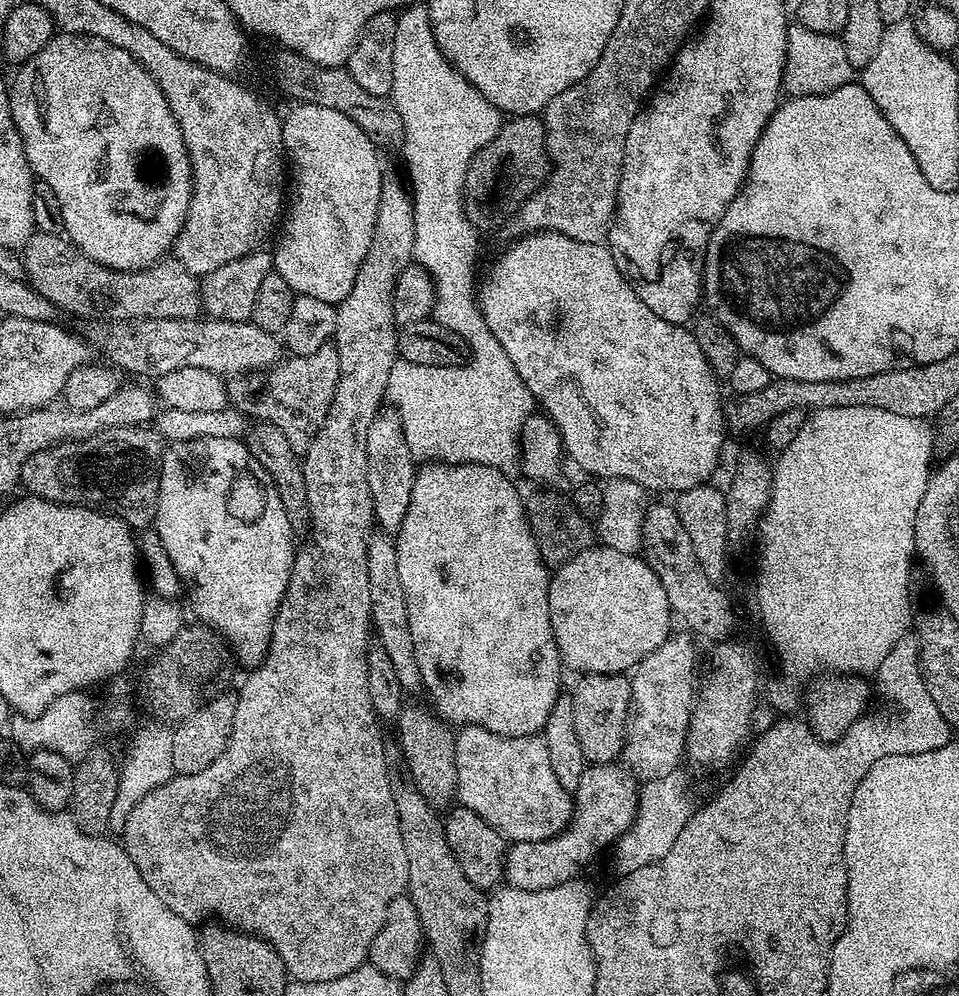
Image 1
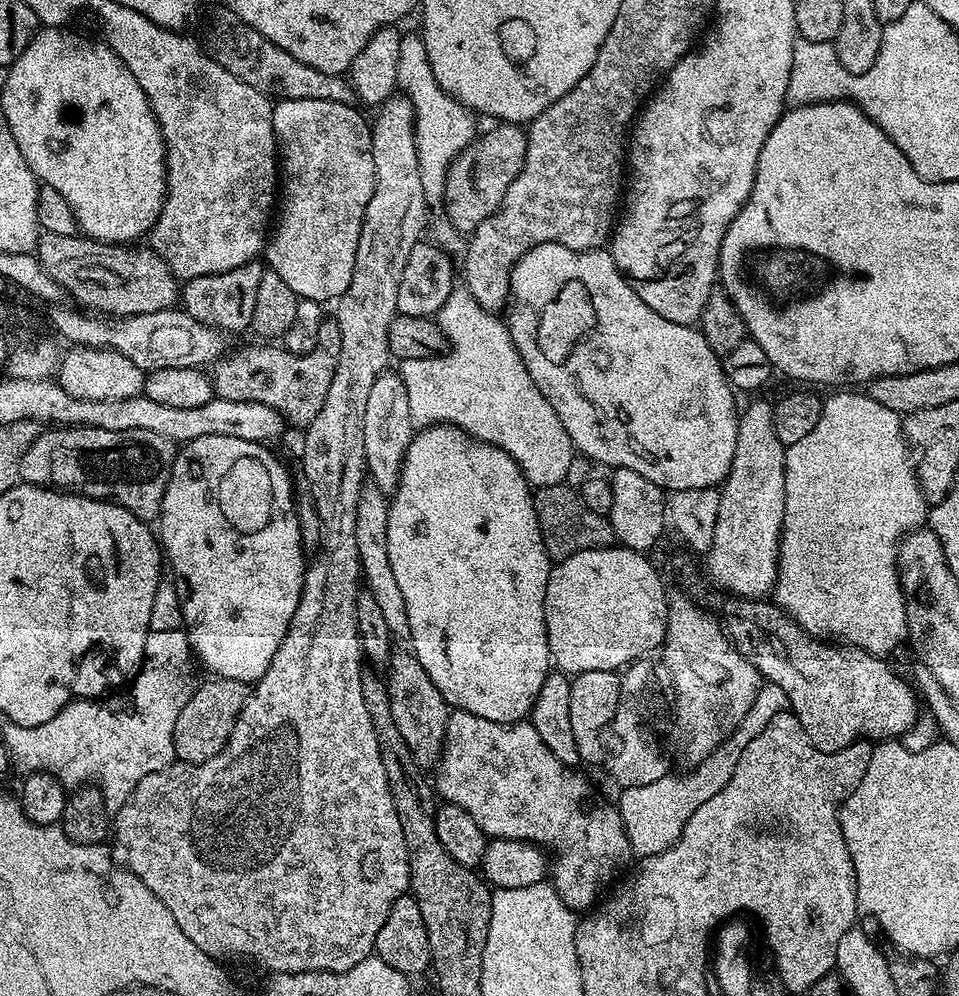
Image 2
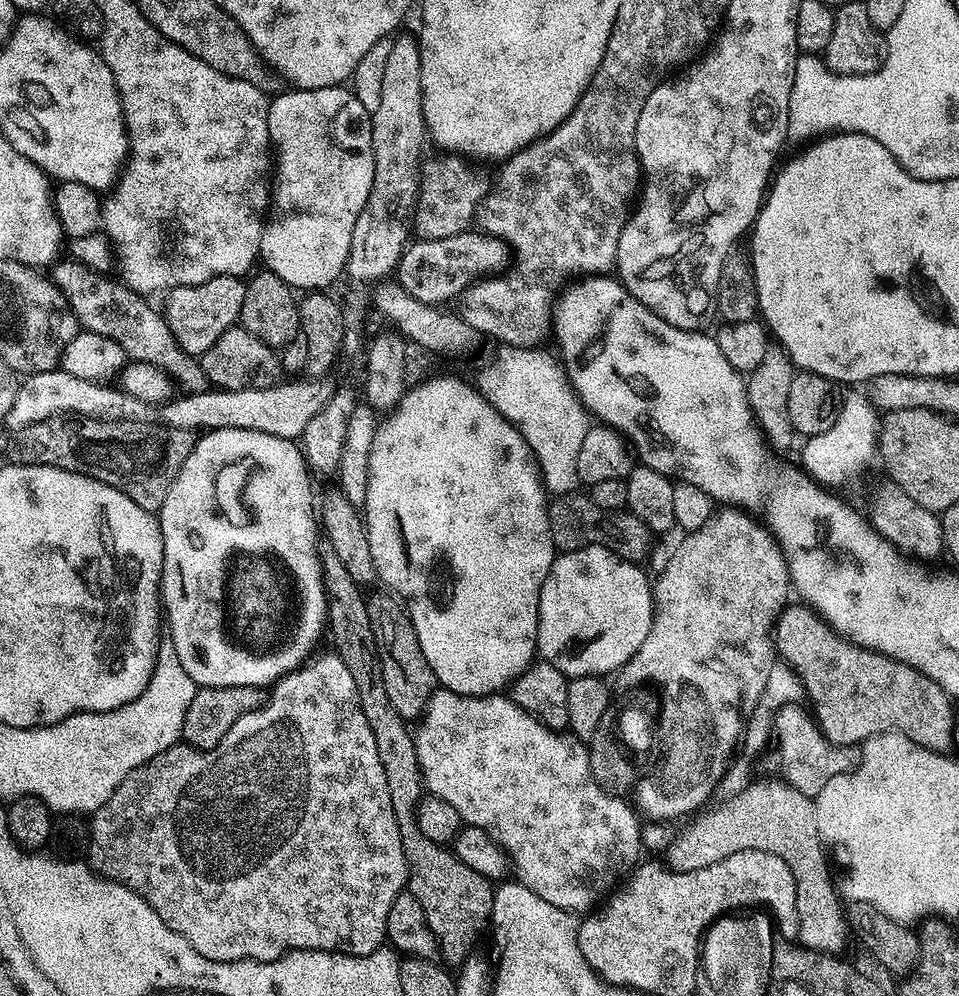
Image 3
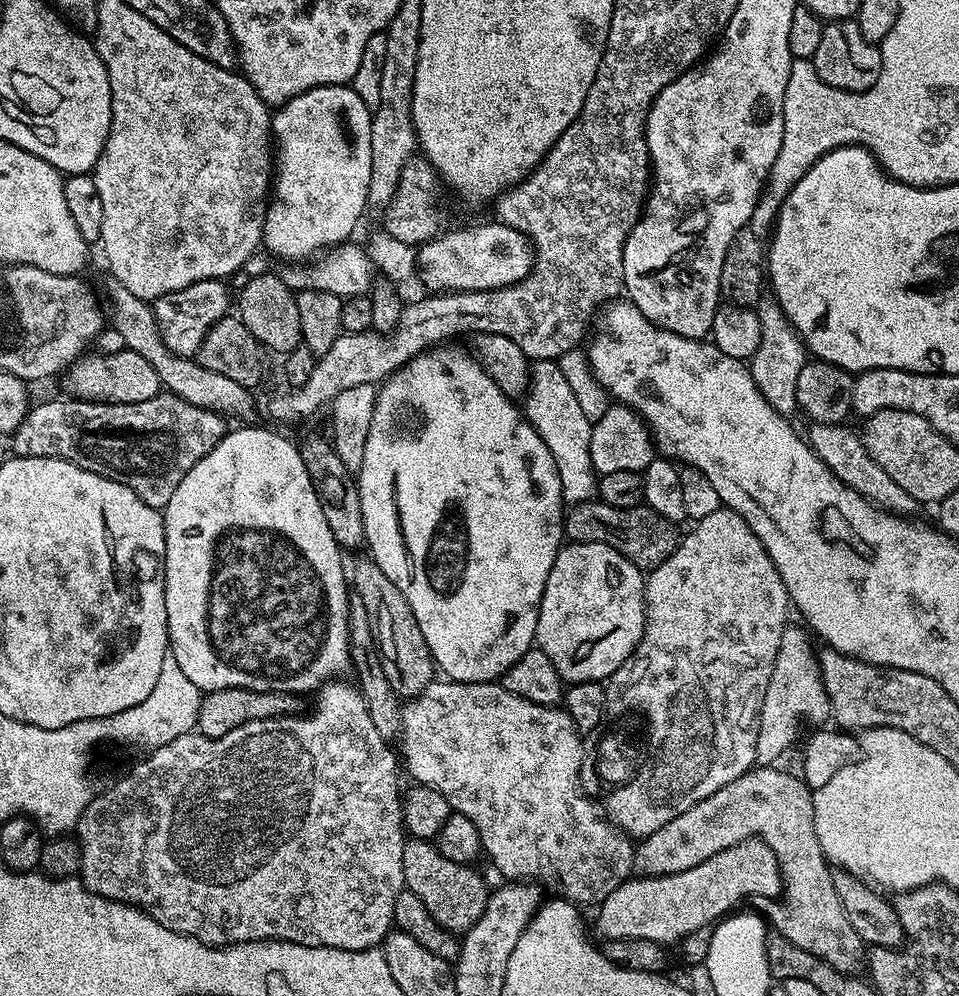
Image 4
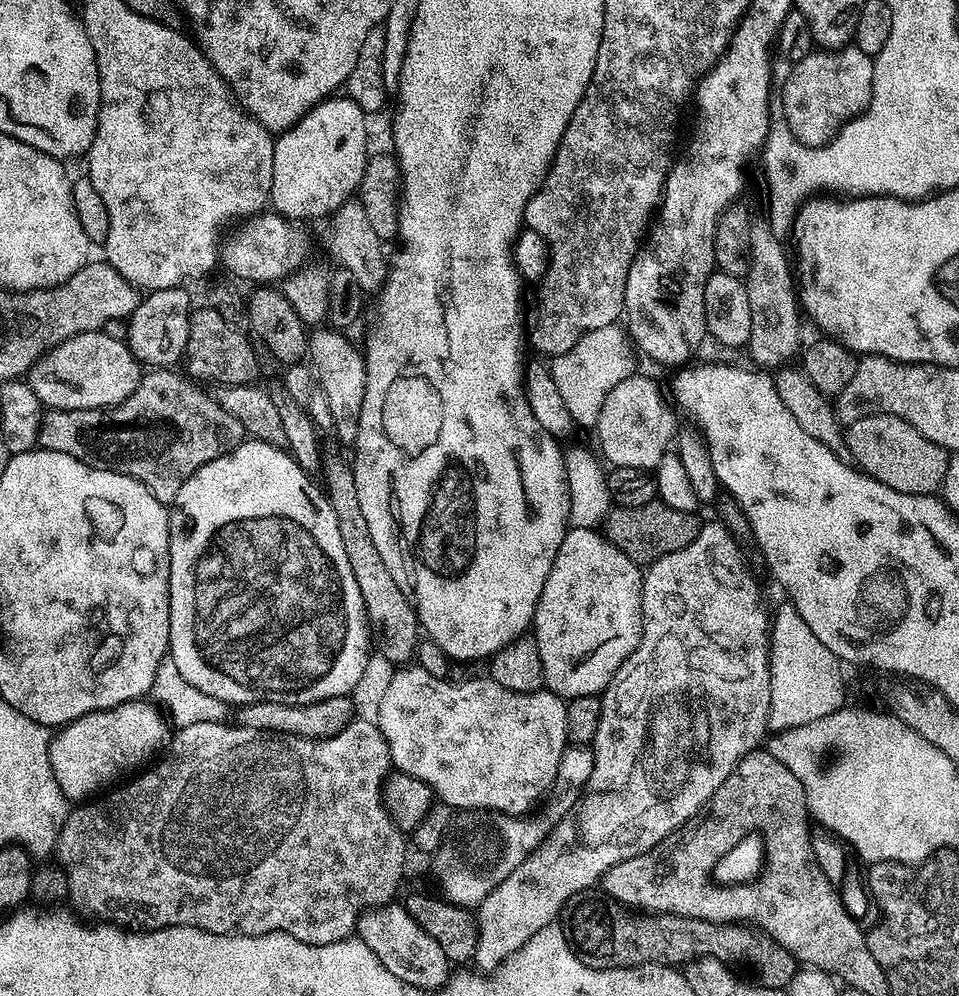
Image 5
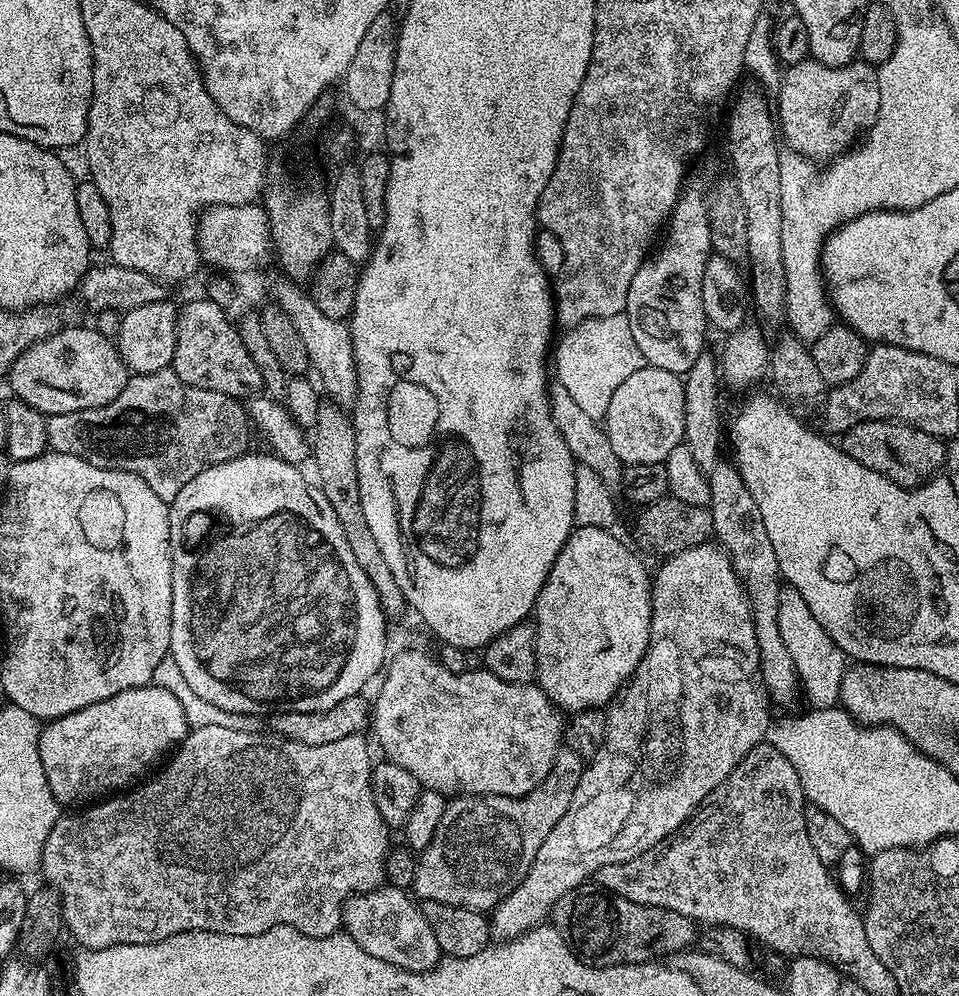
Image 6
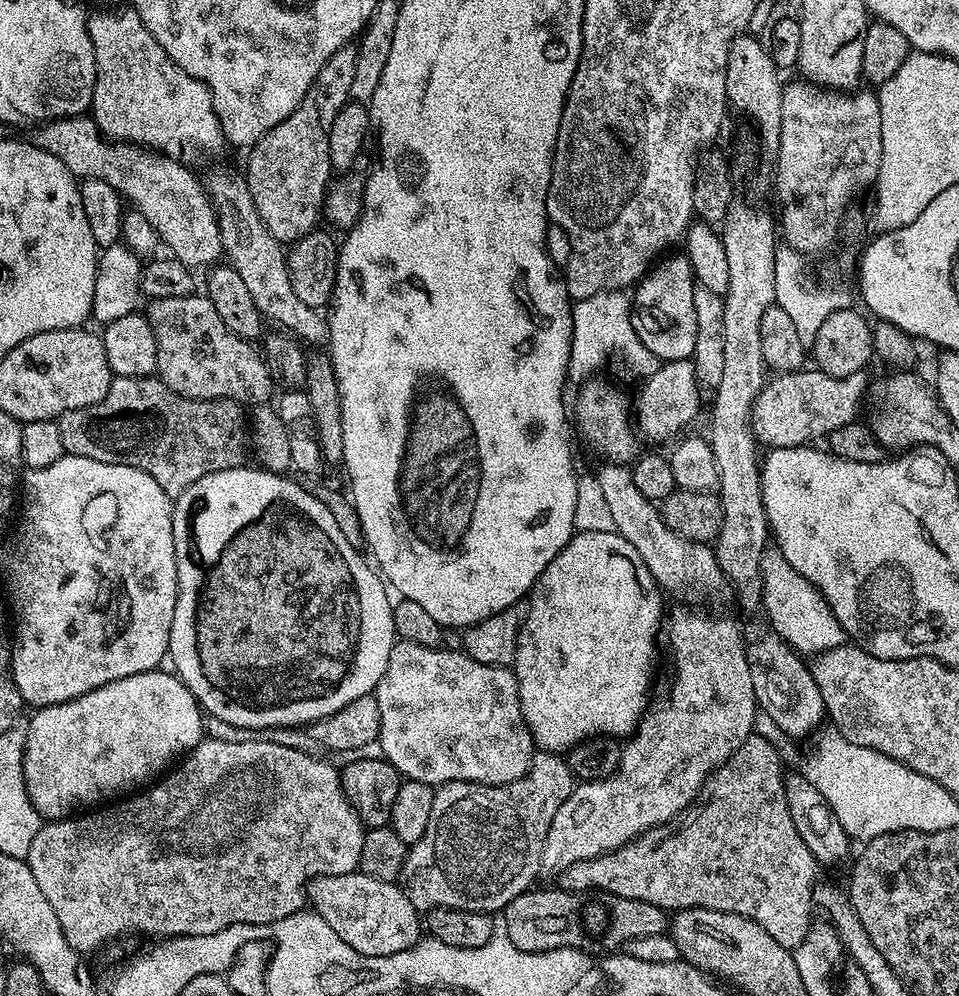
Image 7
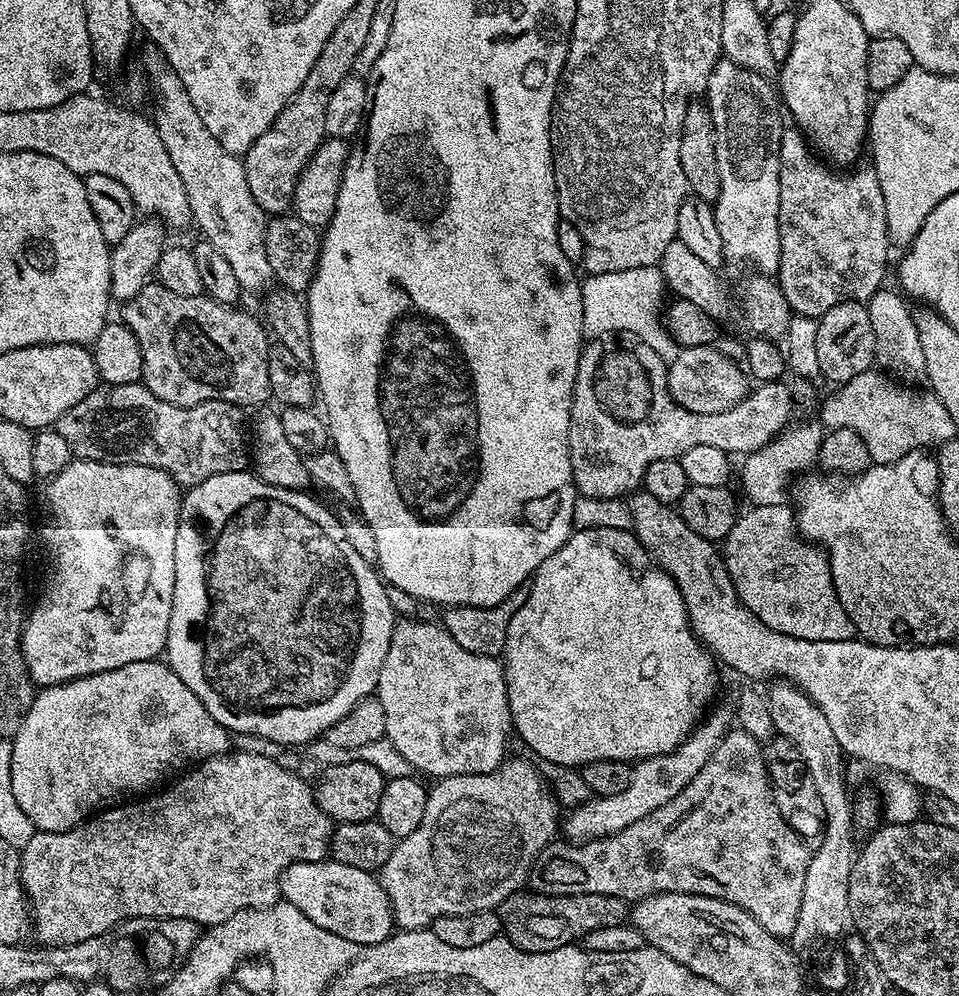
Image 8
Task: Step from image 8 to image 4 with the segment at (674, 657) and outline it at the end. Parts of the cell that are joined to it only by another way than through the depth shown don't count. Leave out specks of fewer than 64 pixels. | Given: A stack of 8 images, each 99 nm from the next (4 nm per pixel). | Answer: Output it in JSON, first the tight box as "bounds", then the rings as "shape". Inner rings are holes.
{"bounds":[535,542,645,684],"shape":[[[568,542],[561,547],[559,554],[554,558],[554,566],[550,566],[550,574],[546,578],[546,590],[542,594],[542,602],[538,610],[535,647],[540,648],[546,654],[546,658],[550,658],[550,662],[554,662],[554,670],[558,670],[558,674],[565,682],[577,684],[578,682],[594,682],[595,680],[607,681],[608,677],[614,674],[614,670],[618,670],[618,666],[622,666],[622,662],[626,662],[626,658],[632,656],[632,652],[640,644],[644,633],[645,579],[645,573],[641,569],[635,568],[625,556],[618,554],[618,550],[614,550],[602,542],[582,542],[581,544]]]}

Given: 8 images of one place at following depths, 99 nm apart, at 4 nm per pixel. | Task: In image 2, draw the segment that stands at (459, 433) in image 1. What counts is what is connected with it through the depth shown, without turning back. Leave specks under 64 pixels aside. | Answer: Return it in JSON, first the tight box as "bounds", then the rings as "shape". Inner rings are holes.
{"bounds":[398,35,574,489],"shape":[[[423,35],[400,37],[398,54],[398,88],[414,106],[416,115],[416,149],[418,150],[418,174],[422,174],[422,194],[428,206],[444,203],[446,174],[452,159],[478,135],[477,117],[464,104],[459,104],[453,96],[446,94],[430,70],[430,58],[426,54]],[[467,286],[453,287],[451,294],[448,295],[446,302],[440,308],[438,323],[440,329],[446,334],[450,350],[442,356],[431,356],[428,358],[428,380],[408,380],[408,383],[405,384],[406,398],[410,400],[410,418],[413,425],[417,429],[422,429],[434,424],[454,424],[463,432],[468,433],[472,439],[481,440],[487,444],[492,444],[496,448],[500,448],[506,454],[510,454],[510,458],[514,458],[514,462],[522,470],[525,480],[528,481],[533,489],[565,483],[568,479],[568,471],[570,470],[574,449],[570,434],[566,434],[566,426],[562,426],[558,414],[554,414],[554,406],[550,406],[550,402],[546,402],[546,398],[543,400],[504,400],[504,331],[508,329],[507,323],[499,315],[487,312],[485,308],[478,306],[474,294],[470,294]]]}

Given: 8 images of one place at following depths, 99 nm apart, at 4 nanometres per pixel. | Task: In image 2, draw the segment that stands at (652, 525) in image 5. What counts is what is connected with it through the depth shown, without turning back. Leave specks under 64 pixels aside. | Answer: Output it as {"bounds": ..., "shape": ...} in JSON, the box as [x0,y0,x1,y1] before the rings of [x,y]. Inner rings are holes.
{"bounds":[532,483,614,562],"shape":[[[567,483],[546,486],[545,488],[535,489],[532,497],[532,505],[538,518],[540,533],[544,539],[544,545],[548,551],[549,557],[553,561],[559,562],[570,558],[570,554],[578,554],[587,548],[606,548],[613,543],[614,533],[612,530],[612,521],[607,516],[599,516],[585,509],[579,491],[569,488]]]}

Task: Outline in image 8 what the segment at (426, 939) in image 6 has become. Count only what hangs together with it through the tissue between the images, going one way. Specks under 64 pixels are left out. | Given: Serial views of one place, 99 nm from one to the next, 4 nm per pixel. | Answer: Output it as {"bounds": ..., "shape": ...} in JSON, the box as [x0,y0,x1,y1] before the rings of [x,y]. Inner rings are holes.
{"bounds":[280,858,394,945],"shape":[[[333,858],[291,864],[280,875],[280,894],[283,903],[298,906],[314,926],[322,926],[322,930],[330,930],[330,934],[359,945],[382,942],[394,930],[392,908],[379,879],[373,873]]]}

